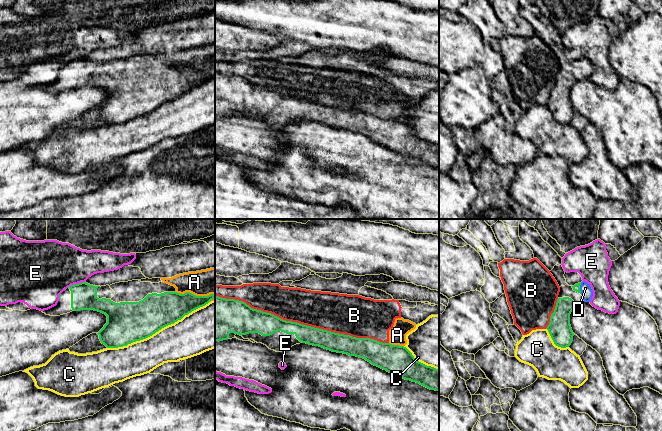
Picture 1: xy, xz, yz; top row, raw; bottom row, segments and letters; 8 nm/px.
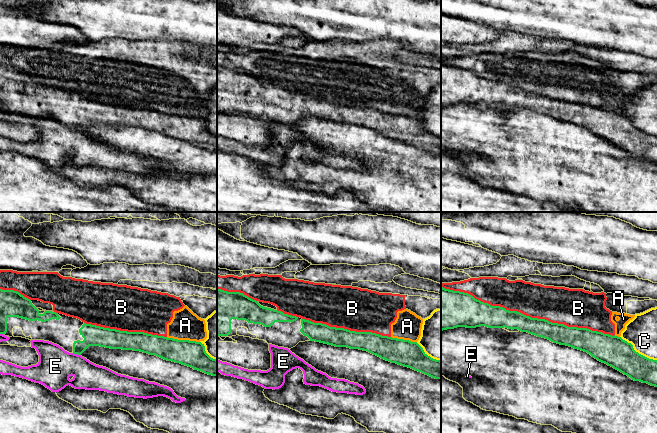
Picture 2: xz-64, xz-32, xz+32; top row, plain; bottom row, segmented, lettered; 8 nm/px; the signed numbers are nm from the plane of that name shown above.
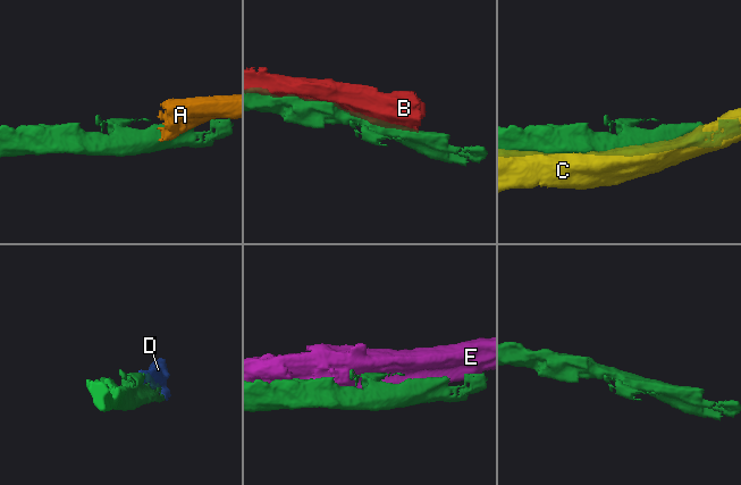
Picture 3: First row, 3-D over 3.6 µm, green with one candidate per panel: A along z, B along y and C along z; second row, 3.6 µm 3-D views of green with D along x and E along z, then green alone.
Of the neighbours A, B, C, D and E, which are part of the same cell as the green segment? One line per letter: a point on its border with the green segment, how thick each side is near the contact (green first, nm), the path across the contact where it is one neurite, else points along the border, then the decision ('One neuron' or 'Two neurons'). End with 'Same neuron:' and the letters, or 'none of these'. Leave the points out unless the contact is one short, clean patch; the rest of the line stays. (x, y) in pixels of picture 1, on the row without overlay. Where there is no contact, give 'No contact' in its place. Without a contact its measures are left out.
A: Touches green at xy (195, 71). Thickness 260 nm (green) against 200 nm. Boundary: xy (176, 67), (180, 69), (191, 68), (196, 71), (214, 70). Two neurons
B: Touches green at xz (302, 100). Thickness 150 nm (green) against 300 nm. Two neurons
C: Touches green at xy (158, 106). Thickness 320 nm (green) against 320 nm. Two neurons
D: Touches green at yz (579, 65). Thickness 60 nm (green) against 90 nm. One neuron
E: Touches green at xy (75, 60). Thickness 200 nm (green) against 440 nm. Two neurons
Same neuron: D

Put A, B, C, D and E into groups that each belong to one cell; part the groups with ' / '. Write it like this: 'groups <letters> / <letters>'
groups A B / C / D / E

